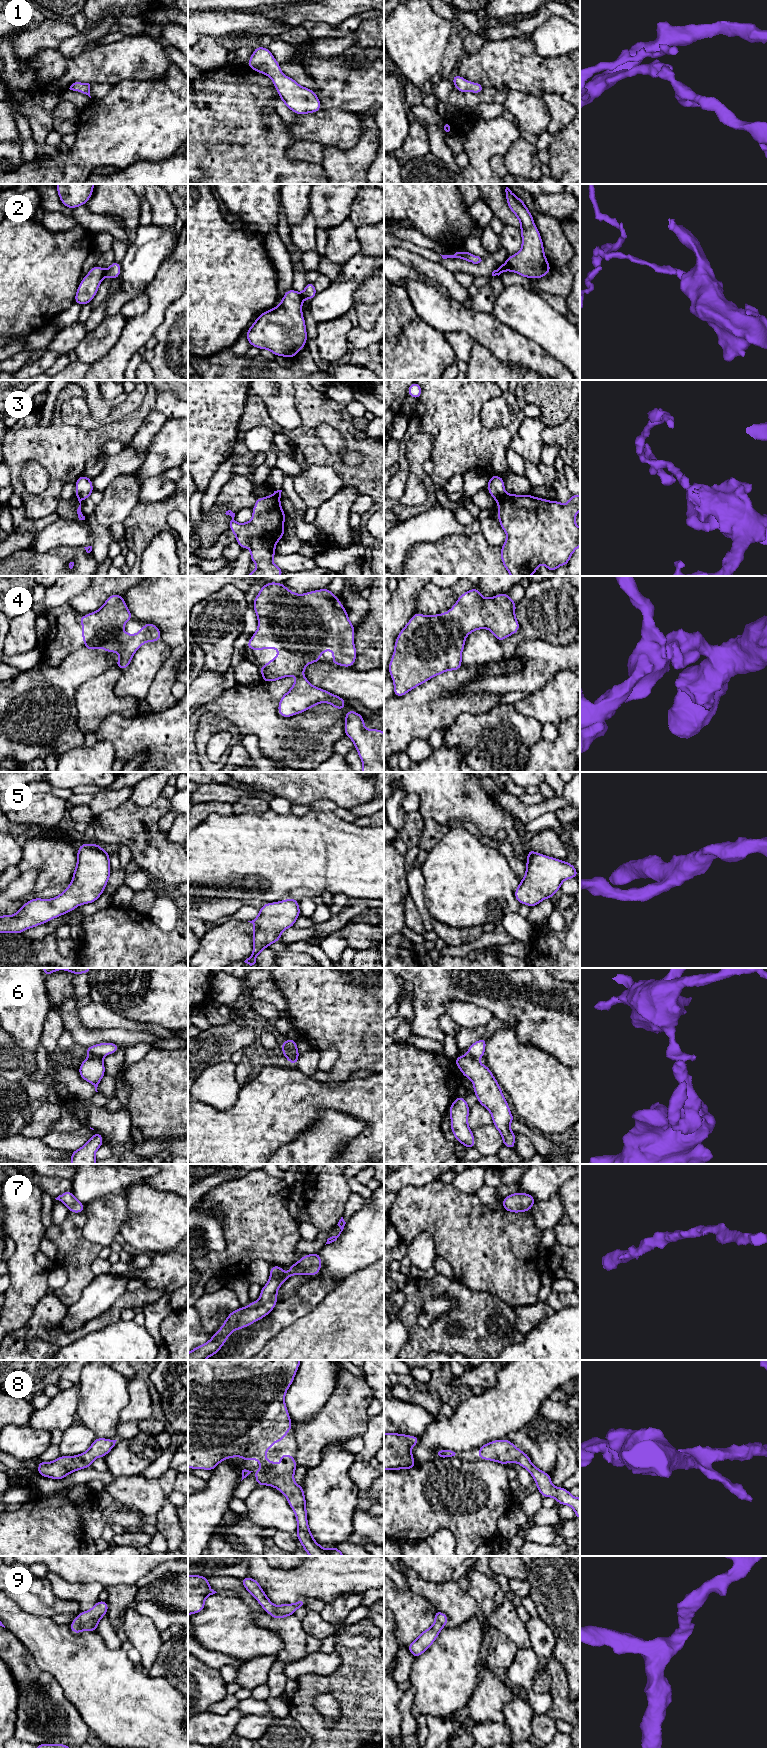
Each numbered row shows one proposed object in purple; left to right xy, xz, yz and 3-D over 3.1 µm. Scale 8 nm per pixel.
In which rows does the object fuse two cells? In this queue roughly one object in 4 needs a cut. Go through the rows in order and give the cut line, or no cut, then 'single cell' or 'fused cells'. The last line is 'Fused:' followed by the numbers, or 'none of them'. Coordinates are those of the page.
1: cut none; single cell
2: cut xy (106, 270), (104, 275); fused cells
3: cut yz (505, 493), (497, 501); fused cells
4: cut none; single cell
5: cut none; single cell
6: cut xy (90, 1055), (101, 1058); fused cells
7: cut none; single cell
8: cut none; single cell
9: cut none; single cell
Fused: 2, 3, 6

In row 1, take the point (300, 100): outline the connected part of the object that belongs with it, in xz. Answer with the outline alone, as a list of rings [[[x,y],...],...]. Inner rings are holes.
[[[256,46],[247,66],[269,76],[281,102],[295,114],[309,114],[322,109],[320,100],[312,89],[300,86],[294,79],[281,72],[280,64],[268,48]]]

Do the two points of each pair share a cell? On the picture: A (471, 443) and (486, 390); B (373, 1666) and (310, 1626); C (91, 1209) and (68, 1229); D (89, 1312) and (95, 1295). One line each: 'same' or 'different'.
A: same
B: different
C: different
D: same

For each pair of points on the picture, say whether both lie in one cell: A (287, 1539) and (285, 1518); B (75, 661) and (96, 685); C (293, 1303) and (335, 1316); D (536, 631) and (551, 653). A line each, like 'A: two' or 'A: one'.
A: two
B: two
C: two
D: two

